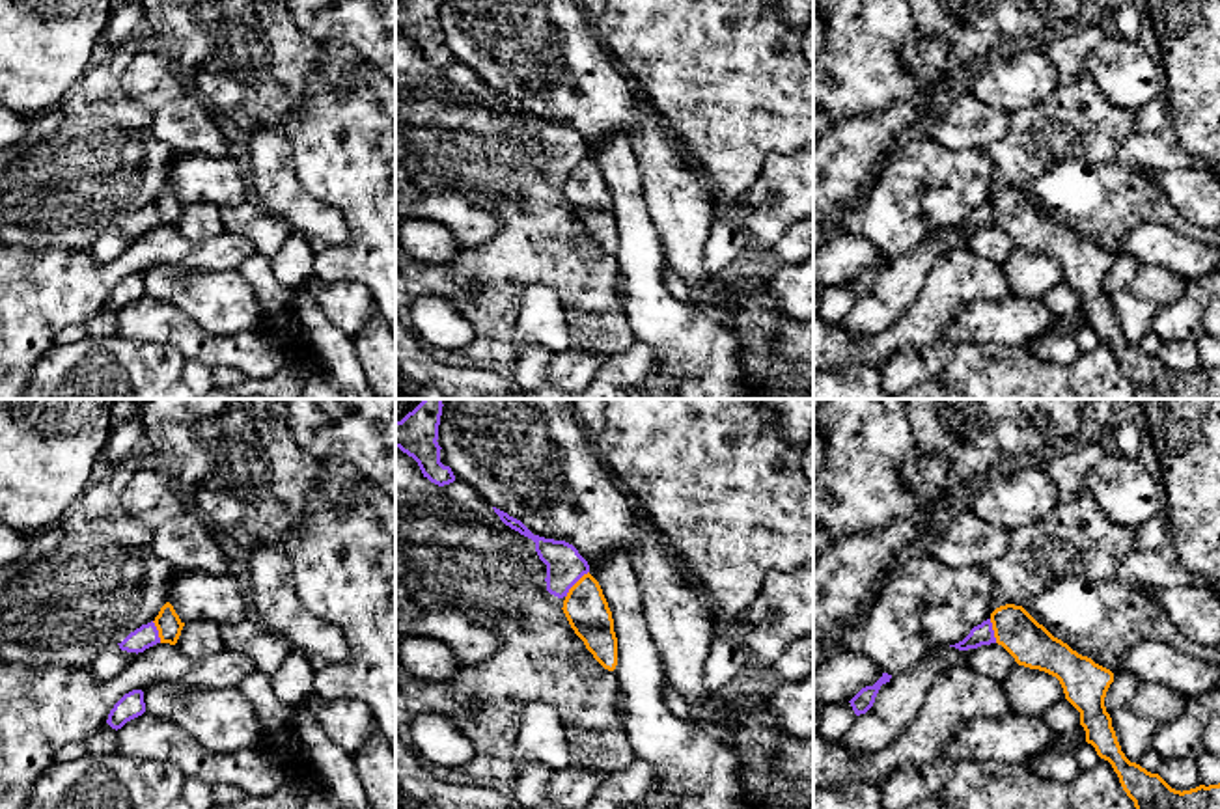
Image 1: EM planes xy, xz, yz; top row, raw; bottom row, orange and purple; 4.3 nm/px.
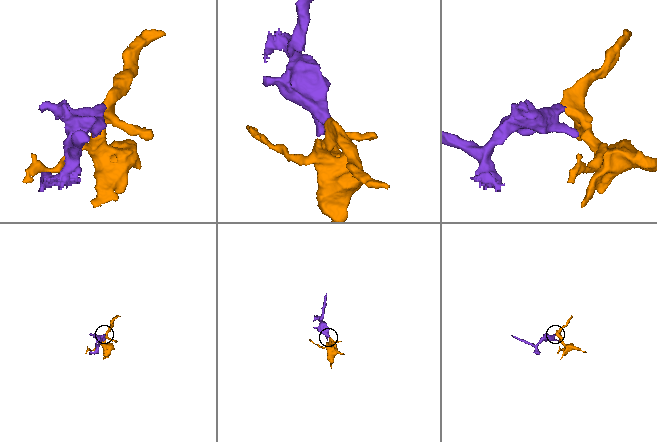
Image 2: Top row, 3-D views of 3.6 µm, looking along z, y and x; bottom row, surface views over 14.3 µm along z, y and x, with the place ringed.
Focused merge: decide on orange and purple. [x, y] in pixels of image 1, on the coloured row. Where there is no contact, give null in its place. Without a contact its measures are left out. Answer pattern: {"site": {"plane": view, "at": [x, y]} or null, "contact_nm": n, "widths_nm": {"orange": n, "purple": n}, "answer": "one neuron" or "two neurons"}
{"site": {"plane": "xz", "at": [575, 584]}, "contact_nm": 160, "widths_nm": {"orange": 190, "purple": 160}, "answer": "two neurons"}

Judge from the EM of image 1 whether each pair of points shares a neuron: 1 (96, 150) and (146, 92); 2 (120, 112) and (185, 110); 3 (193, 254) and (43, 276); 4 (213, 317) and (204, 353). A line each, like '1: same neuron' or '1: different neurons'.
1: different neurons
2: different neurons
3: same neuron
4: different neurons

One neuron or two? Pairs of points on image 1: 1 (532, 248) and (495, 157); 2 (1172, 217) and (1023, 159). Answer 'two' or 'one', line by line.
1: one
2: one

